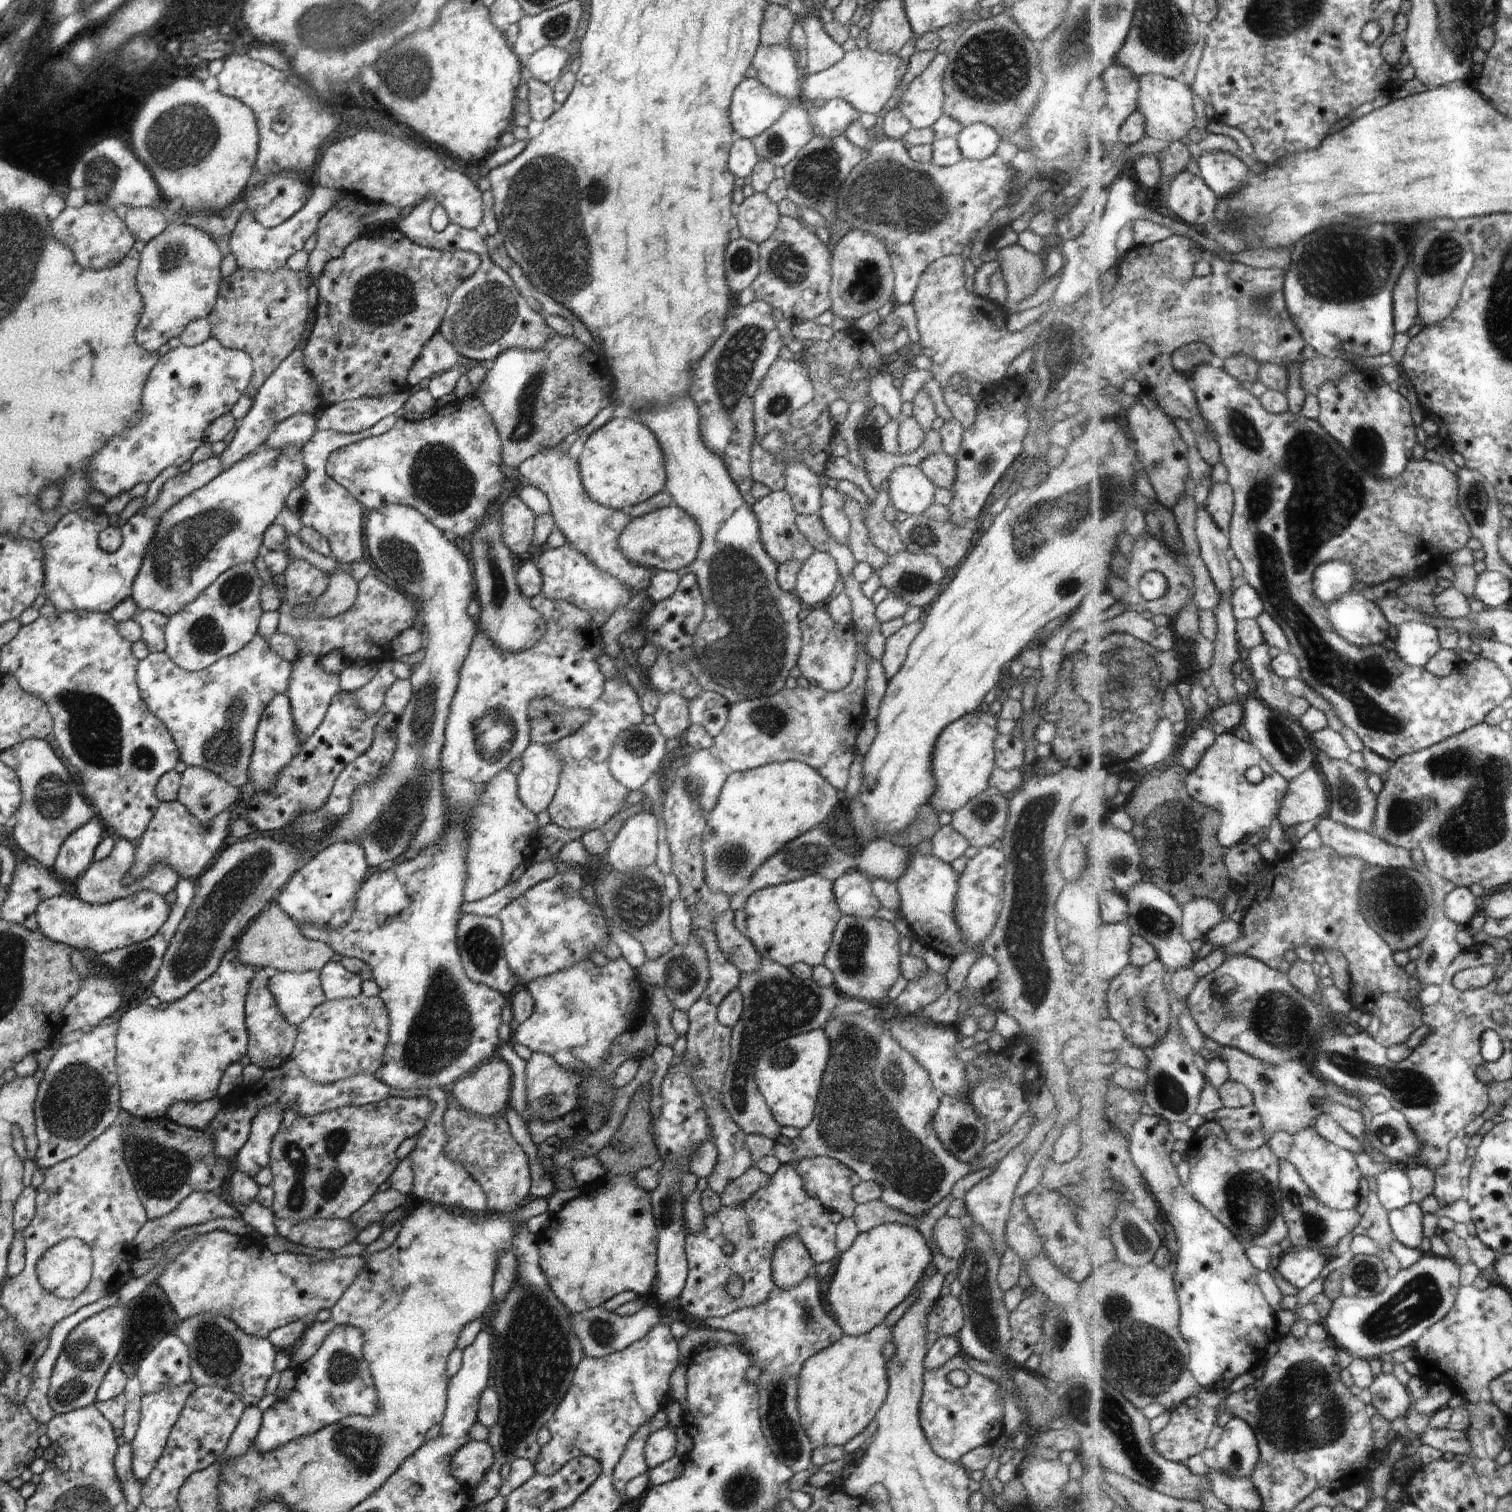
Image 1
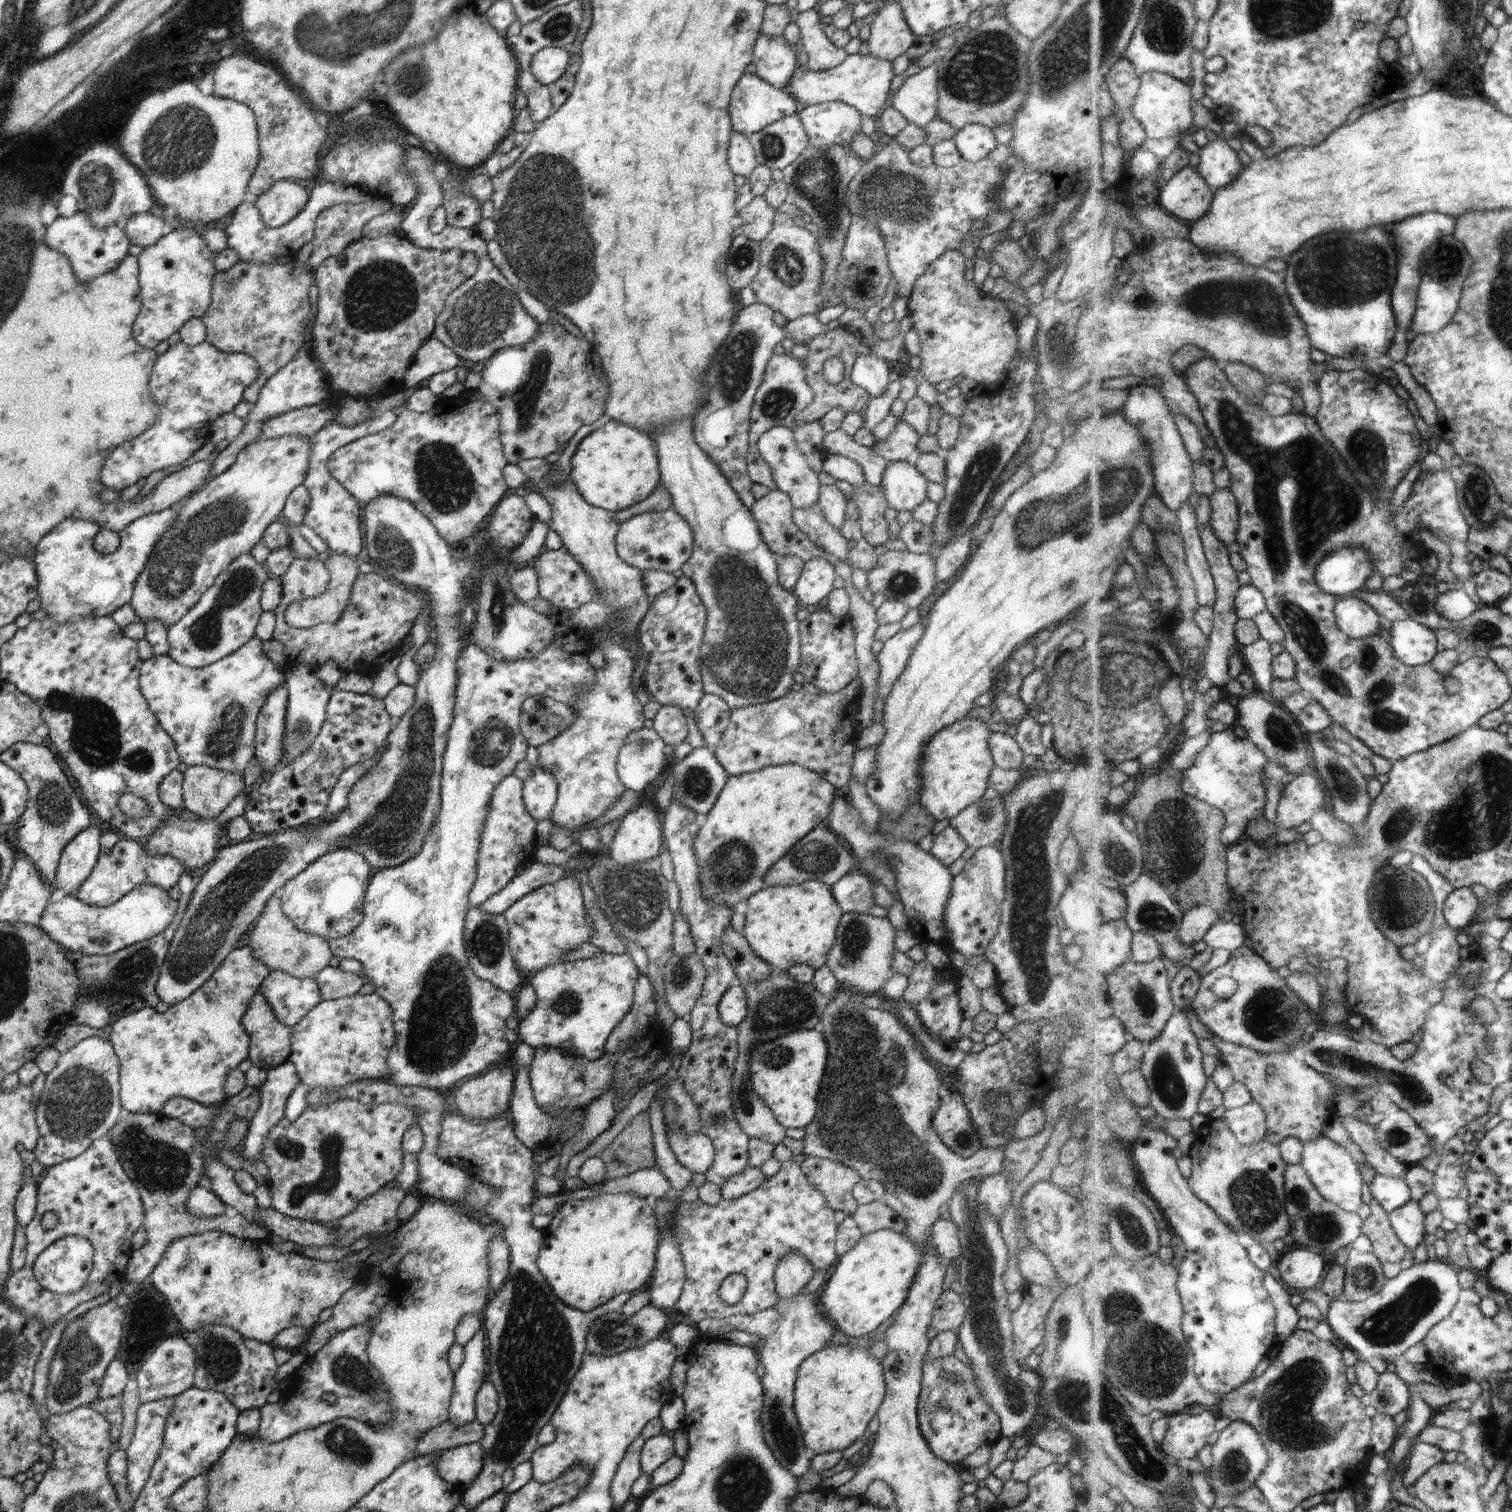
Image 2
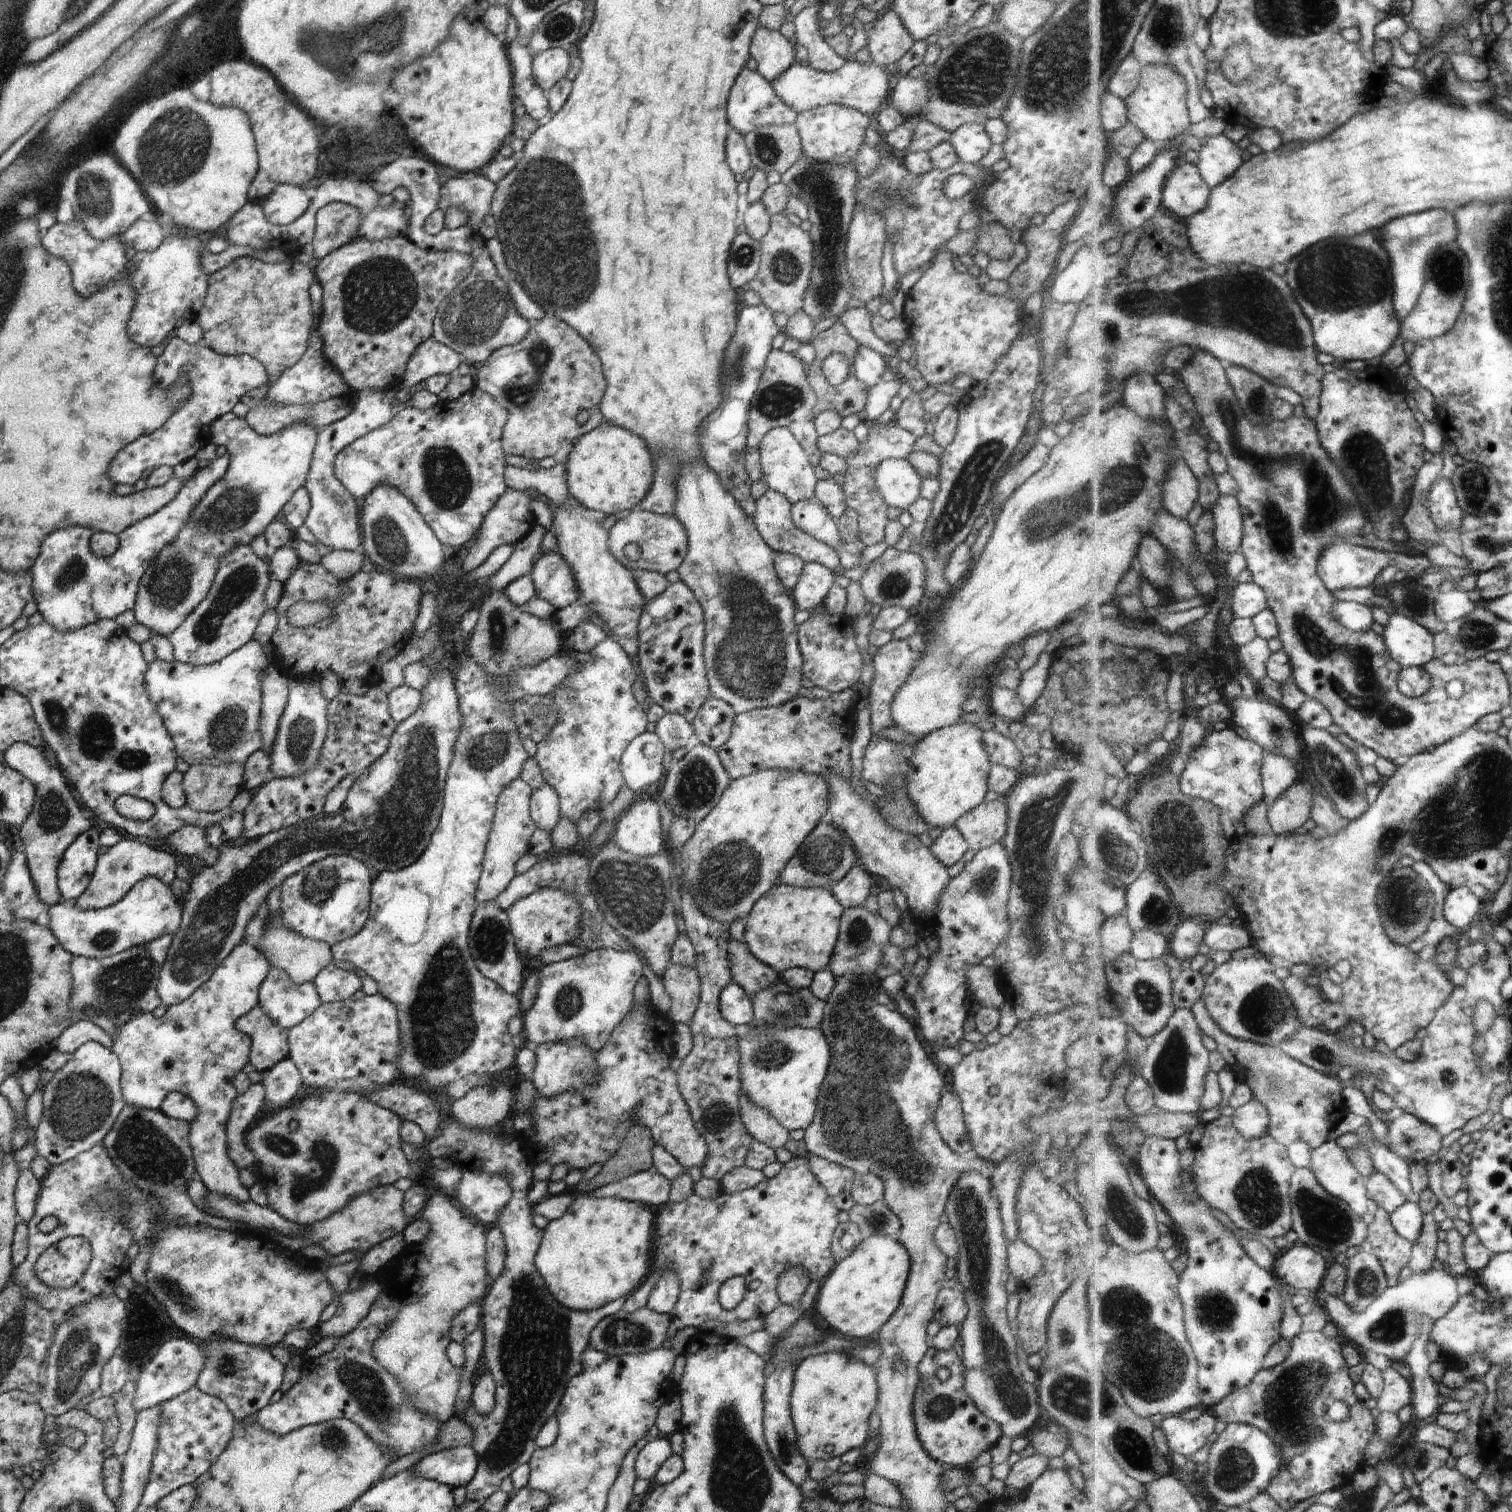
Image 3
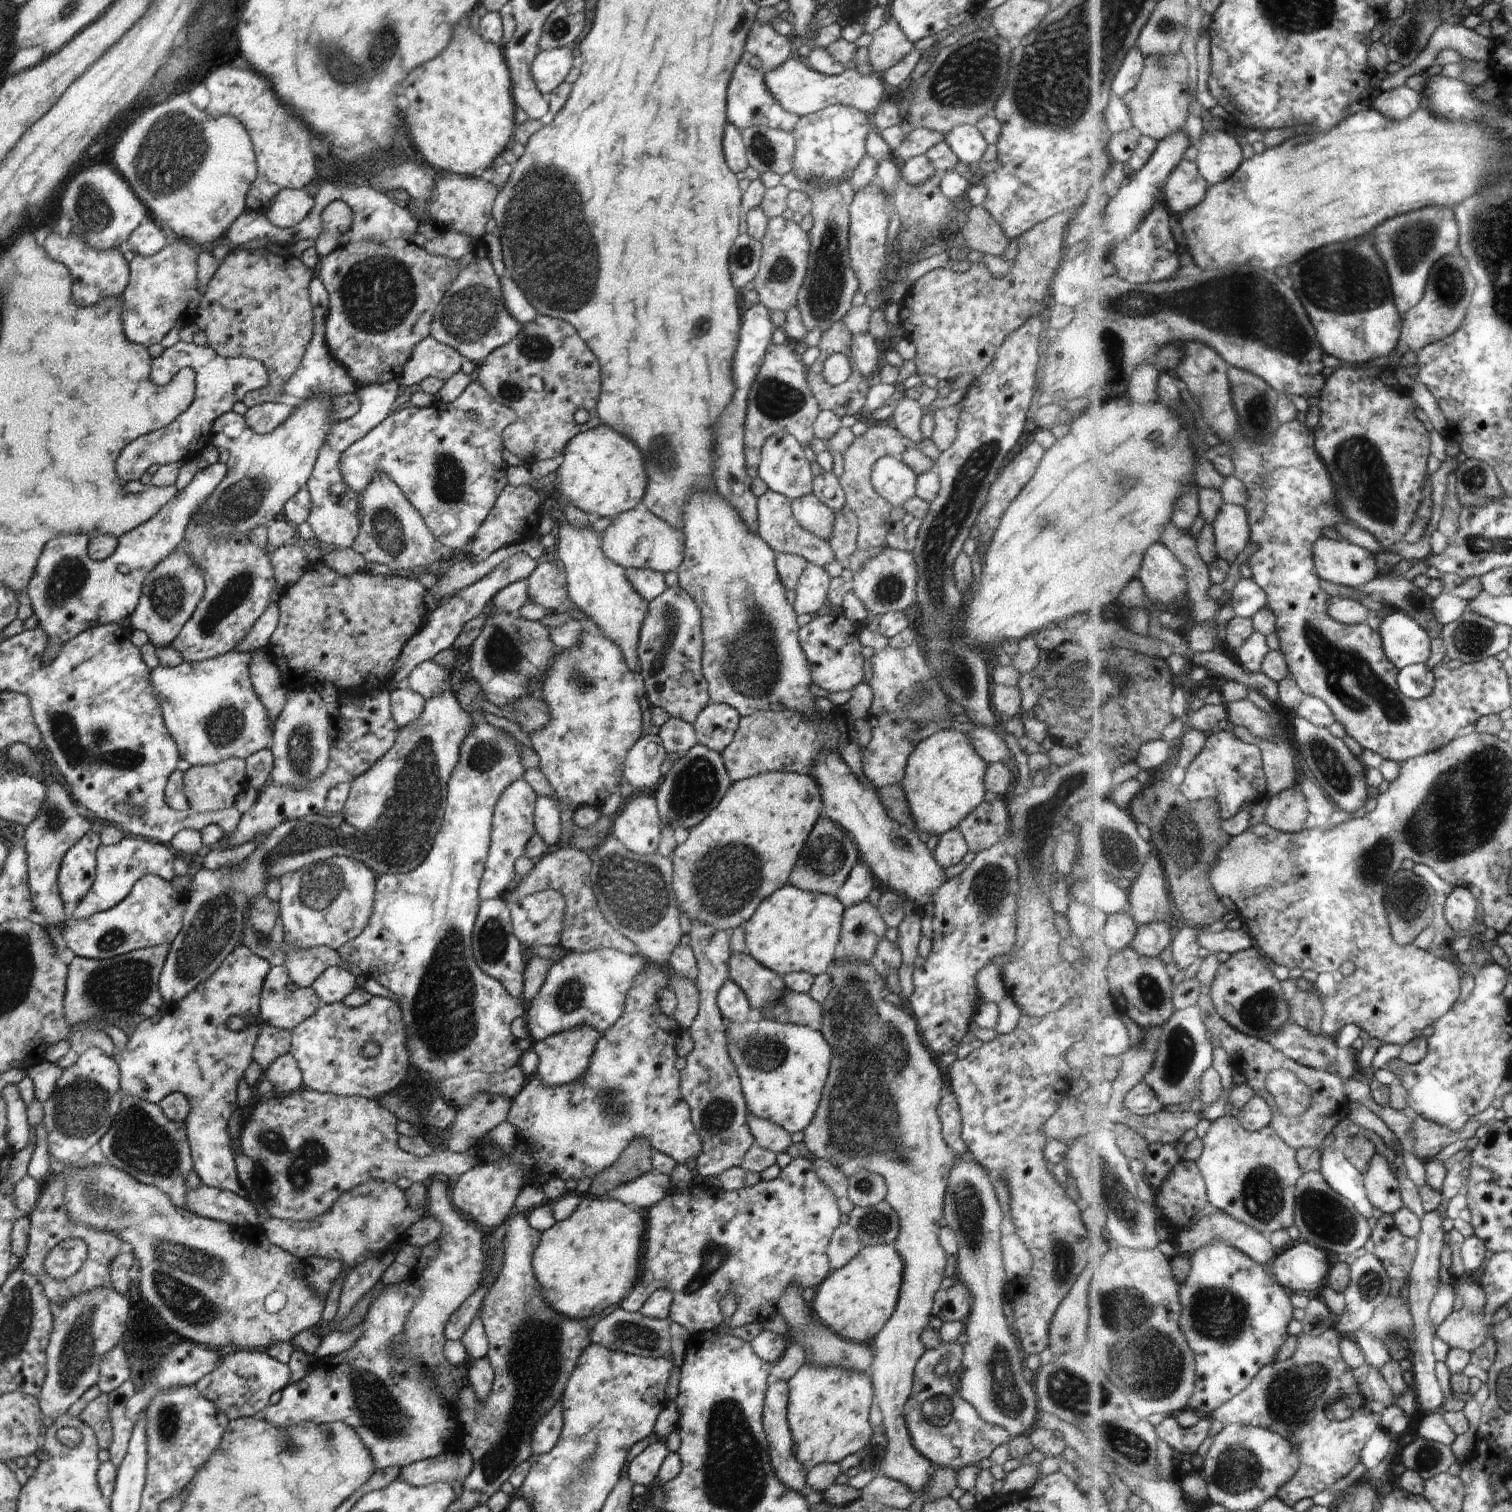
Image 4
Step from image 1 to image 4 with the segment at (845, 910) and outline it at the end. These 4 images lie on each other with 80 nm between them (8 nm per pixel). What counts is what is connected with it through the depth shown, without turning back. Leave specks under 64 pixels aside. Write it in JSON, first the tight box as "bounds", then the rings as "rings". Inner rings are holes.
{"bounds":[835,861,873,909],"rings":[[[860,861],[854,865],[846,882],[838,889],[835,897],[847,909],[862,901],[866,901],[868,894],[873,888],[873,873],[866,864]]]}

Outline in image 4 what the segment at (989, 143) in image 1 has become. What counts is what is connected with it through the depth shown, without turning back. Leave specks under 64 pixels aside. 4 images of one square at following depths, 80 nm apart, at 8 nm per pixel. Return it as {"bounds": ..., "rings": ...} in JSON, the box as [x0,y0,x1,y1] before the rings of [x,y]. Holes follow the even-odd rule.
{"bounds":[945,125,987,168],"rings":[[[972,125],[955,126],[945,136],[945,141],[959,161],[974,168],[982,160],[987,146],[978,129]]]}

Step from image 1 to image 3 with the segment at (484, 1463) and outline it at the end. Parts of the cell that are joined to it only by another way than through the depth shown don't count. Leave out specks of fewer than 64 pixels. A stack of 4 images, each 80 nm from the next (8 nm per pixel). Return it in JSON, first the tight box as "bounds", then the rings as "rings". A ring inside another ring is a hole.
{"bounds":[412,1445,478,1488],"rings":[[[465,1445],[426,1455],[412,1468],[426,1480],[456,1488],[465,1487],[472,1480],[478,1463],[476,1451],[470,1445]]]}

